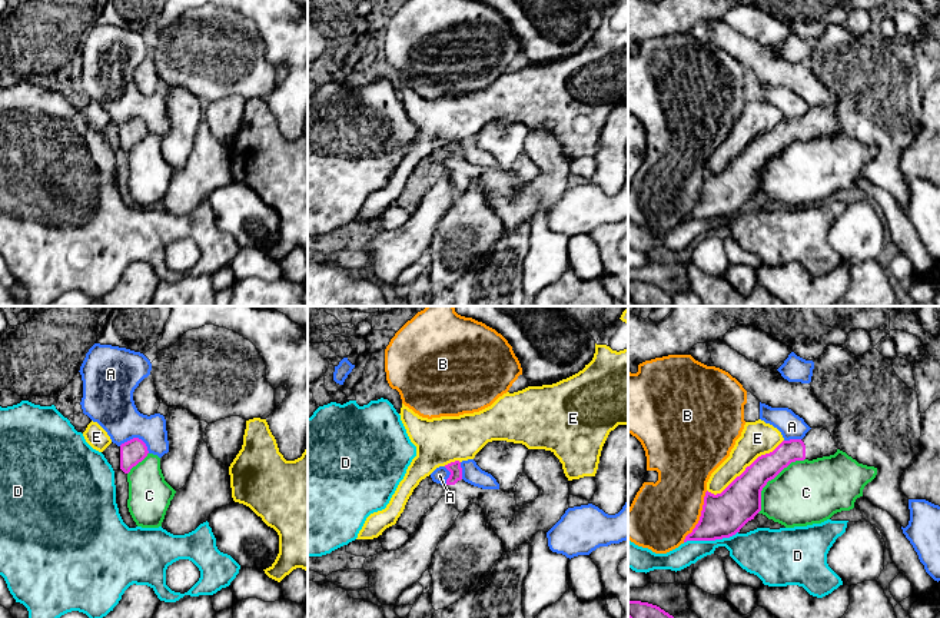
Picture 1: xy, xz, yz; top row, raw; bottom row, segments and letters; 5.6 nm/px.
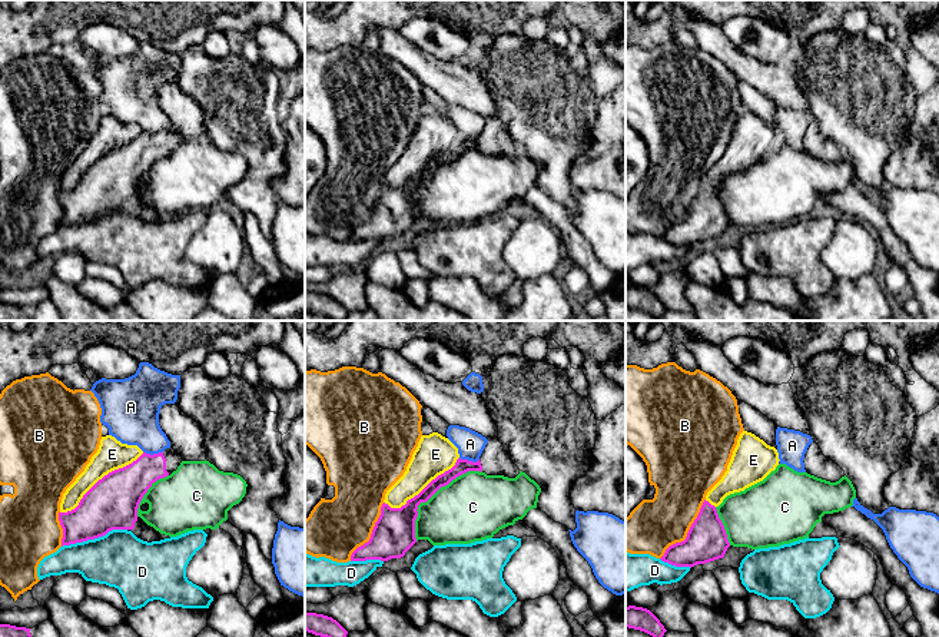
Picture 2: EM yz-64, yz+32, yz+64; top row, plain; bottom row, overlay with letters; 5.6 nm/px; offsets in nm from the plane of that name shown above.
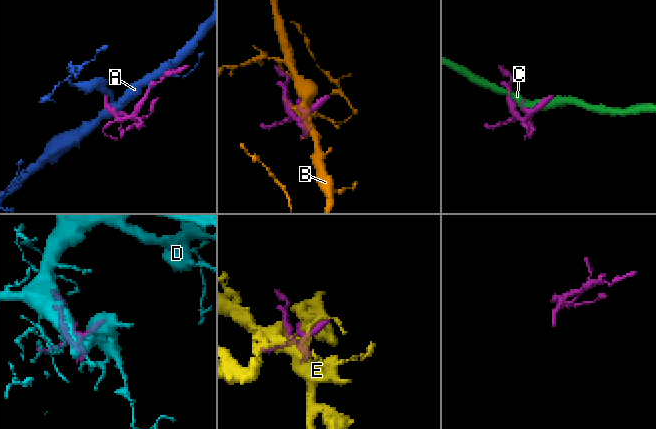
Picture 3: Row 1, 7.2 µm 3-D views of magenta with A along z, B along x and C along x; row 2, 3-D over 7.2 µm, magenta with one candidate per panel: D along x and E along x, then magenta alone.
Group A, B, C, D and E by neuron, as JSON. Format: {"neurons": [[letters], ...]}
{"neurons": [["A"], ["B"], ["C"], ["D"], ["E"]]}

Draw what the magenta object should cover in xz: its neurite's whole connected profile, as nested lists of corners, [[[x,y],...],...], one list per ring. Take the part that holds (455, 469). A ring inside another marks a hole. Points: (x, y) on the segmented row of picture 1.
[[[529,449],[524,474],[539,488],[539,496],[522,506],[516,505],[512,491],[482,489],[465,482],[459,461],[445,468],[451,472],[445,484],[448,499],[459,512],[472,504],[479,505],[505,552],[529,544],[538,531],[548,532],[569,508],[569,481],[551,451]]]

